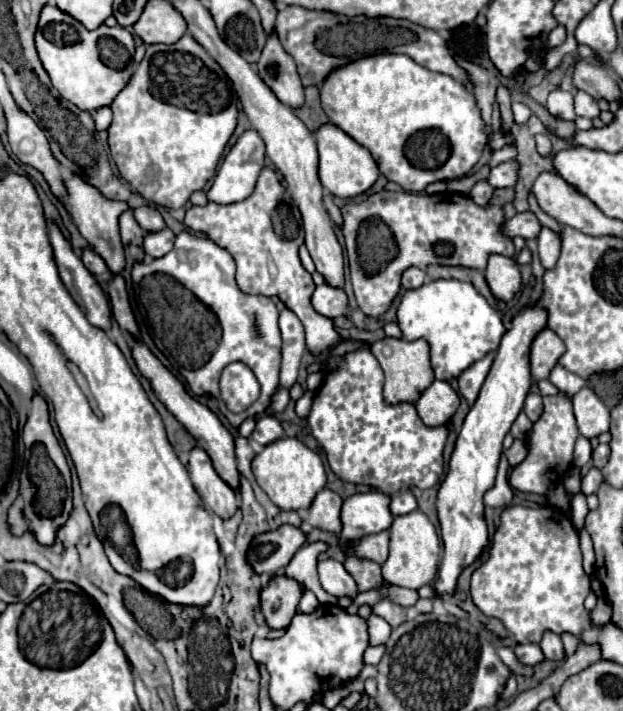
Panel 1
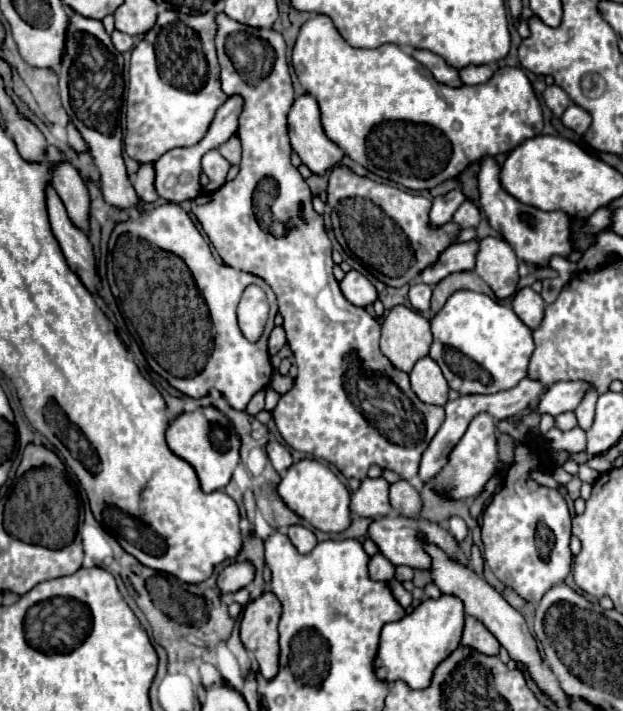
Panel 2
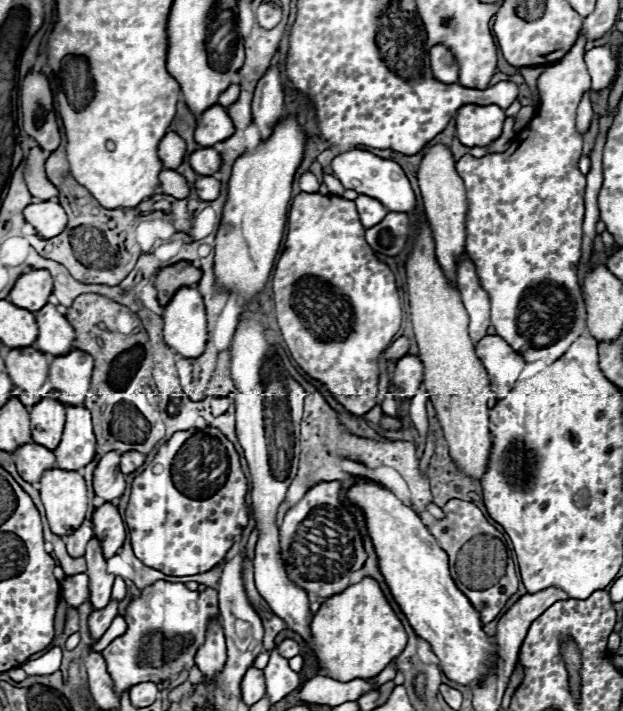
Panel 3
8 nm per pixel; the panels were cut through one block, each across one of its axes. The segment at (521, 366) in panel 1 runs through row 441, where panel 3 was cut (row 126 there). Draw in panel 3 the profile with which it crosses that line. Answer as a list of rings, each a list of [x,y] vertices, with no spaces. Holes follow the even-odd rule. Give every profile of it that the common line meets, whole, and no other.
[[[462,106],[456,114],[456,136],[468,146],[488,146],[502,134],[506,114],[498,106]]]

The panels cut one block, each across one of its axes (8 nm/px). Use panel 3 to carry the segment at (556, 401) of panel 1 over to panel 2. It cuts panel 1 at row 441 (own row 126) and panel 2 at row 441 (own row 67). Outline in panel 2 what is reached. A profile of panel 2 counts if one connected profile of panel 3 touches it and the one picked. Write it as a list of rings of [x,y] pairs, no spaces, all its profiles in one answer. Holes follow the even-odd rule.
[[[552,428],[544,438],[554,450],[566,450],[570,454],[582,452],[586,448],[586,432],[582,428],[572,428],[568,432],[560,432],[558,428]]]

